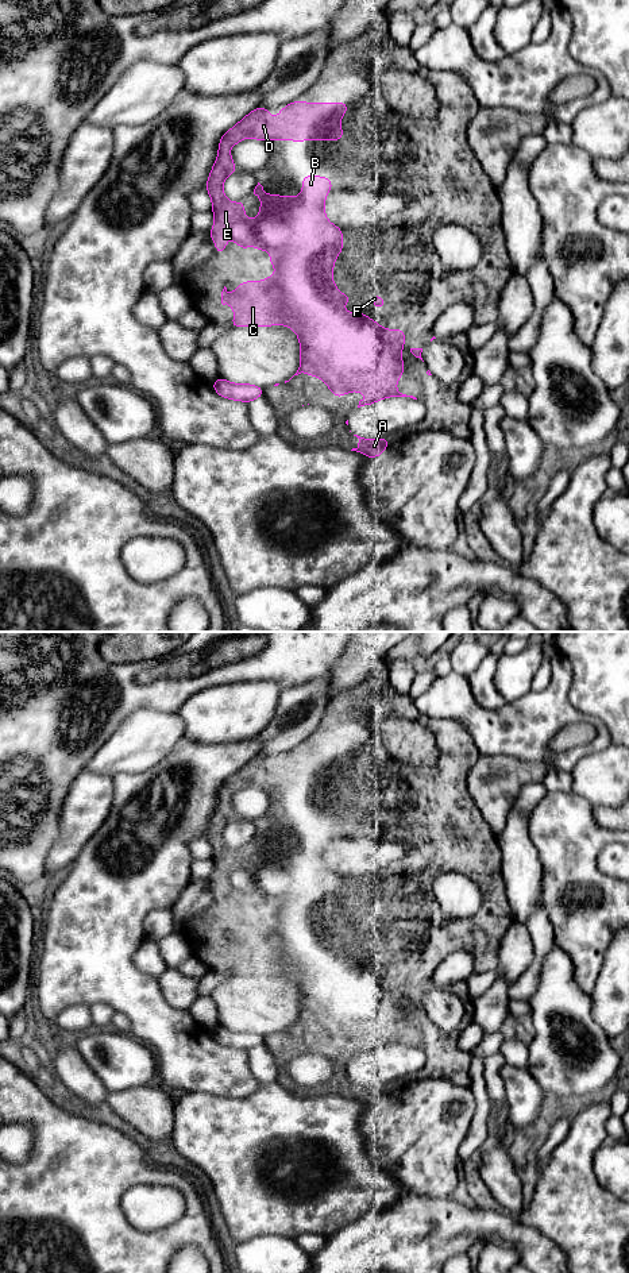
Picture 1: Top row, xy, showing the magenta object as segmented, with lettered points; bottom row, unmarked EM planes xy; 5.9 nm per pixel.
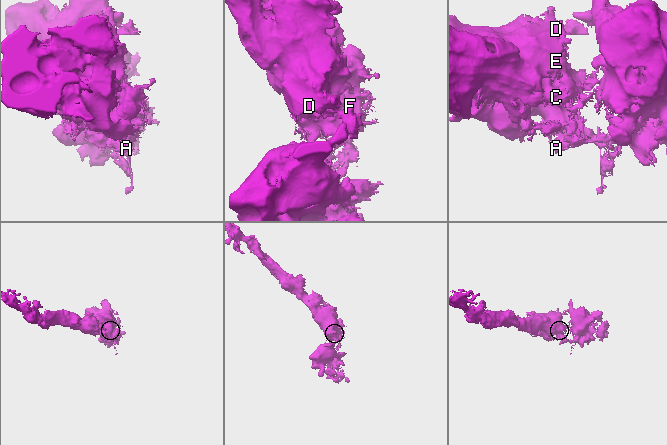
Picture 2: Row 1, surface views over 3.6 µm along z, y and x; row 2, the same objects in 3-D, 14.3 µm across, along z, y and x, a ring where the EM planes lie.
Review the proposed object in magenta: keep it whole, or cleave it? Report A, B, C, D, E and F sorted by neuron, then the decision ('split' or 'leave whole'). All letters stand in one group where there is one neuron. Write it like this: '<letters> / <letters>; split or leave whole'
A B C D E F; leave whole

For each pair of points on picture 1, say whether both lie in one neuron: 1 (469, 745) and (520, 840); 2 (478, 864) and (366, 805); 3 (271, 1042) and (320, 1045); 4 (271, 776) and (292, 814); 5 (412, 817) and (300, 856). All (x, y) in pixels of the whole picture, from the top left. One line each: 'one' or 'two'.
1: two
2: one
3: one
4: one
5: one

